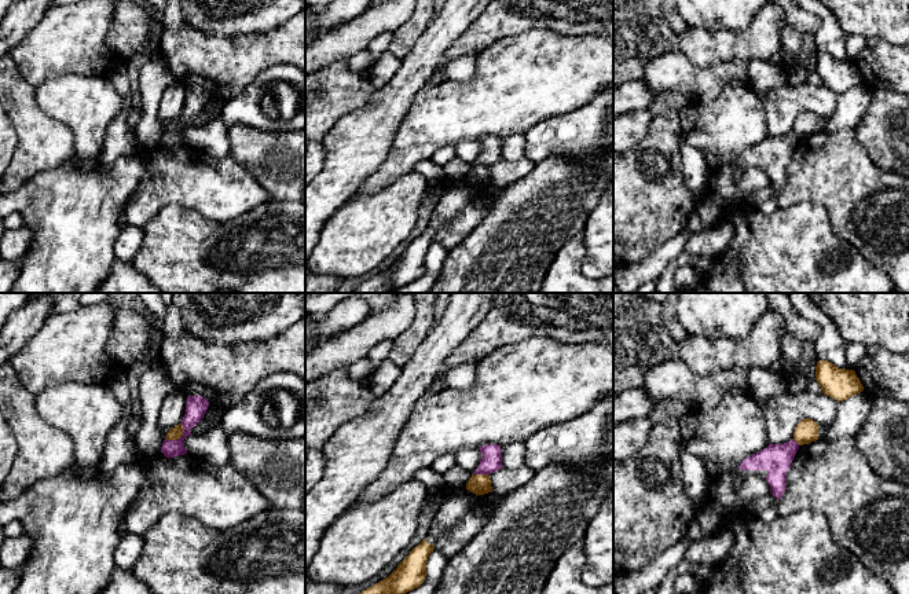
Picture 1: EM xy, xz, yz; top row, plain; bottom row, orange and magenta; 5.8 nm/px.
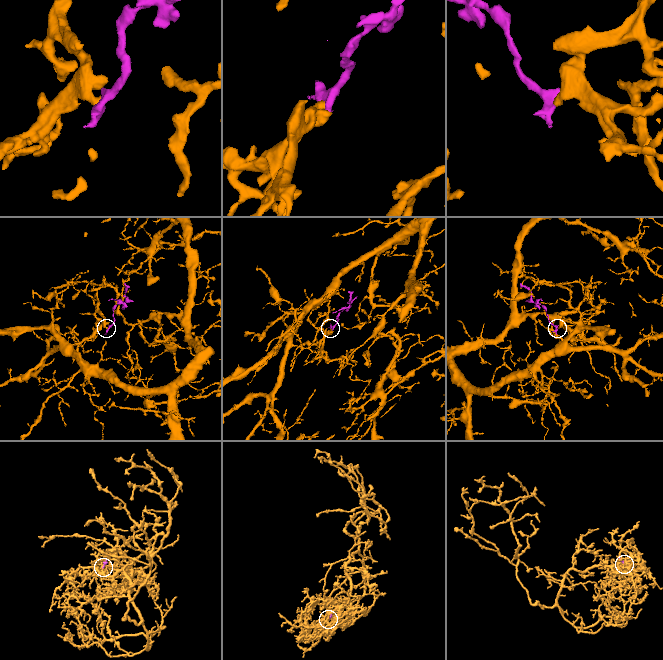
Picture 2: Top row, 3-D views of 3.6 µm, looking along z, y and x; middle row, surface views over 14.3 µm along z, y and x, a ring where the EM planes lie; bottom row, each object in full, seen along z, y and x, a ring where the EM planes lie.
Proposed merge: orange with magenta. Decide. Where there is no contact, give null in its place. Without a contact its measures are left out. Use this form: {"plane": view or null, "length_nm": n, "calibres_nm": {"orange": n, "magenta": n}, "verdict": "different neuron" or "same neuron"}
{"plane": "xy", "length_nm": 140, "calibres_nm": {"orange": 70, "magenta": 130}, "verdict": "different neuron"}

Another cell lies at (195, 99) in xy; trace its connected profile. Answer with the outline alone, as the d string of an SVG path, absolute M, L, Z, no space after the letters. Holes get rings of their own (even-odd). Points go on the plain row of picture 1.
M188 88L186 95L186 106L182 113L183 128L177 132L164 132L161 144L166 150L173 150L187 146L183 132L191 128L191 120L194 120L205 107L209 99L209 94L202 88Z

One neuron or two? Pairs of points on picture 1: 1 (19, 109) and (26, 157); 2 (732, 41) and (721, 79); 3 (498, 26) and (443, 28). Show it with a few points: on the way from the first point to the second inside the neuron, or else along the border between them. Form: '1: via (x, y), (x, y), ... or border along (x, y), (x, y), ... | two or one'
1: via (26, 121), (26, 145) | one
2: border along (746, 61), (725, 61), (706, 68), (695, 66) | two
3: border along (480, 14), (444, 51) | two

